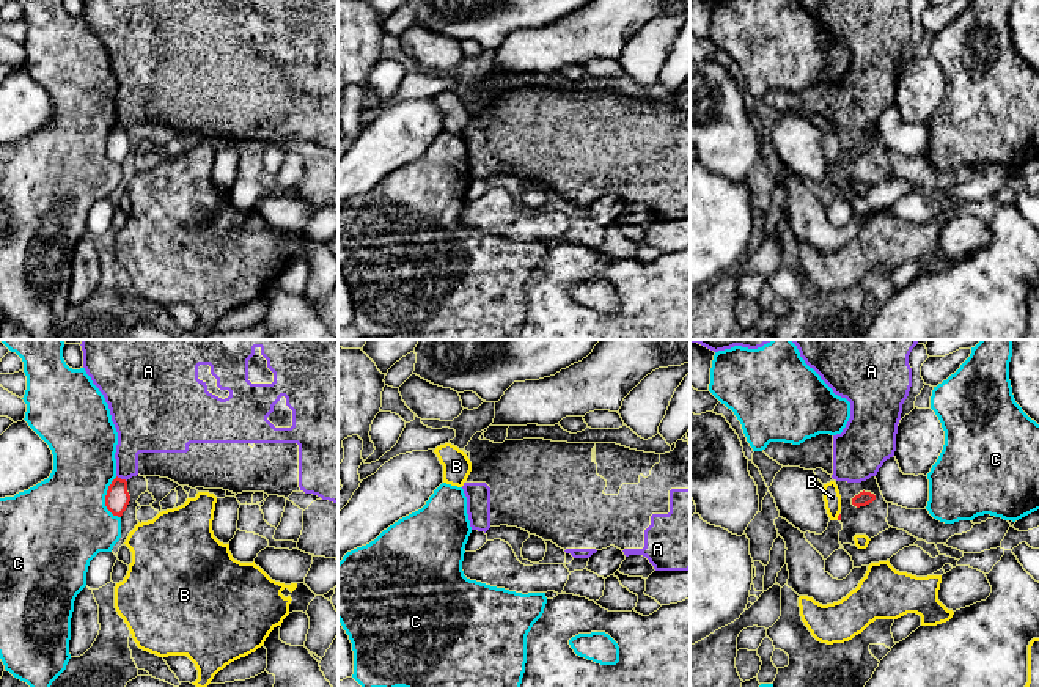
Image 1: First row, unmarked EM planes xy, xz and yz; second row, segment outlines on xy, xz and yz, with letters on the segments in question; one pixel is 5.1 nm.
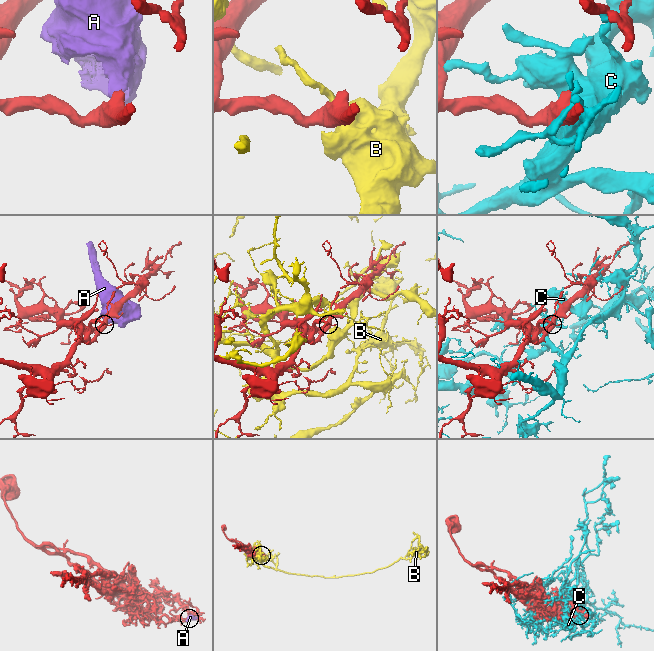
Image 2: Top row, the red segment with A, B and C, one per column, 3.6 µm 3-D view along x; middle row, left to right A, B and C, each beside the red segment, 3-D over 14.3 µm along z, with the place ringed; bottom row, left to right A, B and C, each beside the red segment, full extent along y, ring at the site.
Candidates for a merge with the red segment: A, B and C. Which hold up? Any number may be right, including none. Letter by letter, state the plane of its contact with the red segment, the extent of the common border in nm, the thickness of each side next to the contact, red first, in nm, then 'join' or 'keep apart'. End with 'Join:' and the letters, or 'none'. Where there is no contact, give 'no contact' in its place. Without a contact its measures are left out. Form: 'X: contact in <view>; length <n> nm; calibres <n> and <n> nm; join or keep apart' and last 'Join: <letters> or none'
A: contact in xy; length 70 nm; calibres 120 and 200 nm; keep apart
B: contact in yz; length 40 nm; calibres 20 and 90 nm; keep apart
C: contact in xy; length 220 nm; calibres 120 and 460 nm; keep apart
Join: none

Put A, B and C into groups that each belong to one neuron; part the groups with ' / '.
A / B / C

